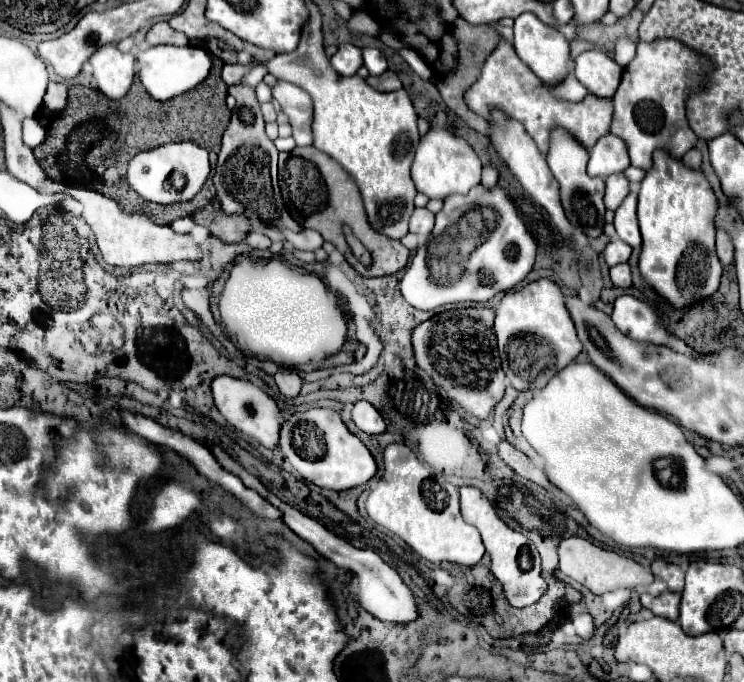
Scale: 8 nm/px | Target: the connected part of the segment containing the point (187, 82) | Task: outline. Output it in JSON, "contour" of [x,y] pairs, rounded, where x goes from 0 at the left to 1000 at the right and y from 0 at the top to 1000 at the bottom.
{"contour":[[[207,67],[185,79],[188,120],[194,123],[194,129],[207,147],[218,147],[218,150],[272,123],[272,117],[277,117],[277,111],[282,109],[282,100],[285,100],[282,79],[266,67],[245,67],[245,70],[242,67]]]}

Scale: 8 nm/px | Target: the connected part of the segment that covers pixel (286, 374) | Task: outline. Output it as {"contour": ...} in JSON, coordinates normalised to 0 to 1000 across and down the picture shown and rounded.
{"contour":[[[376,543],[376,545],[368,548],[368,554],[371,554],[371,566],[374,566],[379,581],[395,584],[395,581],[403,578],[406,557],[403,557],[403,551],[395,543]]]}

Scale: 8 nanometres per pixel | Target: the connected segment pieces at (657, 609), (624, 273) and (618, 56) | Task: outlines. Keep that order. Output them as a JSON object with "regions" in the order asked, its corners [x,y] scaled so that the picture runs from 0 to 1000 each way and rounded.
{"regions":[[[[890,868],[887,874],[863,871],[860,883],[863,883],[866,891],[876,894],[882,903],[890,903],[890,906],[898,906],[898,909],[911,909],[914,871],[906,871],[906,868]]],[[[828,387],[820,393],[820,411],[828,422],[847,422],[849,419],[849,402],[844,387]]],[[[835,53],[825,75],[827,89],[840,98],[855,81],[856,62],[849,60],[844,53]]]]}

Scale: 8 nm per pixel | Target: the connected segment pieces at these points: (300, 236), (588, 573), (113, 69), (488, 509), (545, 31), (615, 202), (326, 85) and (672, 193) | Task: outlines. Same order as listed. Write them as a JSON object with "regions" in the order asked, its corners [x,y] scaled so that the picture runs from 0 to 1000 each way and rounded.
{"regions":[[[[376,334],[376,340],[382,343],[382,349],[401,367],[427,367],[435,355],[435,349],[425,340],[425,337],[403,337],[403,340],[392,340],[384,334]]],[[[769,786],[769,789],[755,792],[750,801],[750,812],[753,812],[753,836],[761,845],[766,845],[769,850],[788,859],[798,871],[823,868],[831,862],[847,862],[847,865],[866,862],[866,859],[876,856],[876,850],[879,850],[876,839],[868,830],[858,827],[855,821],[841,818],[836,812],[828,812],[828,809],[817,809],[817,806],[798,801],[796,795],[780,789],[780,786]]],[[[140,65],[124,79],[121,94],[137,138],[153,147],[169,141],[183,109],[183,82],[177,76],[164,76],[156,65]]],[[[621,713],[618,716],[618,742],[621,742],[624,762],[645,777],[653,809],[661,818],[661,842],[677,859],[677,871],[680,871],[683,883],[691,891],[704,891],[704,889],[723,883],[723,877],[734,868],[734,853],[726,845],[726,812],[712,798],[712,792],[704,783],[680,771],[669,760],[669,754],[664,751],[664,742],[659,739],[659,733],[642,716]]],[[[707,18],[691,29],[691,73],[696,85],[734,123],[750,123],[758,120],[766,109],[763,91],[766,91],[766,62],[761,62],[761,53],[755,53],[753,44],[726,32],[718,21]]],[[[823,255],[815,261],[815,284],[812,284],[812,299],[817,308],[828,308],[836,293],[847,282],[847,267],[841,264],[839,255]]],[[[414,29],[411,38],[406,38],[403,65],[395,76],[387,79],[371,79],[366,88],[358,91],[360,106],[376,117],[395,120],[398,126],[409,129],[419,141],[419,196],[422,196],[422,214],[449,232],[478,267],[487,296],[495,314],[497,331],[530,352],[538,352],[548,343],[548,320],[556,308],[556,287],[559,276],[551,261],[551,240],[556,235],[556,211],[562,211],[565,196],[559,188],[559,164],[556,155],[546,138],[546,132],[532,135],[508,135],[497,129],[487,114],[470,111],[457,114],[441,94],[441,85],[435,79],[433,67],[433,29]]],[[[892,220],[879,223],[879,243],[868,252],[858,282],[863,343],[858,396],[863,411],[906,452],[954,440],[968,419],[970,390],[960,372],[962,337],[957,331],[962,305],[962,287],[941,249],[922,246]]]]}

